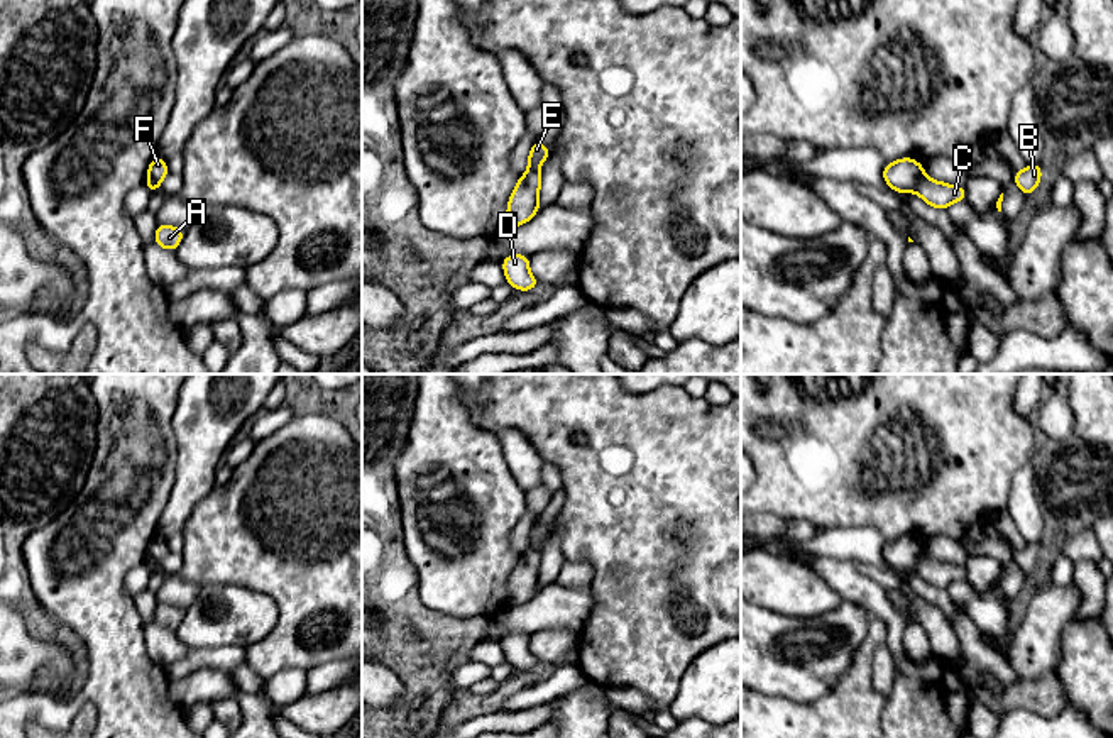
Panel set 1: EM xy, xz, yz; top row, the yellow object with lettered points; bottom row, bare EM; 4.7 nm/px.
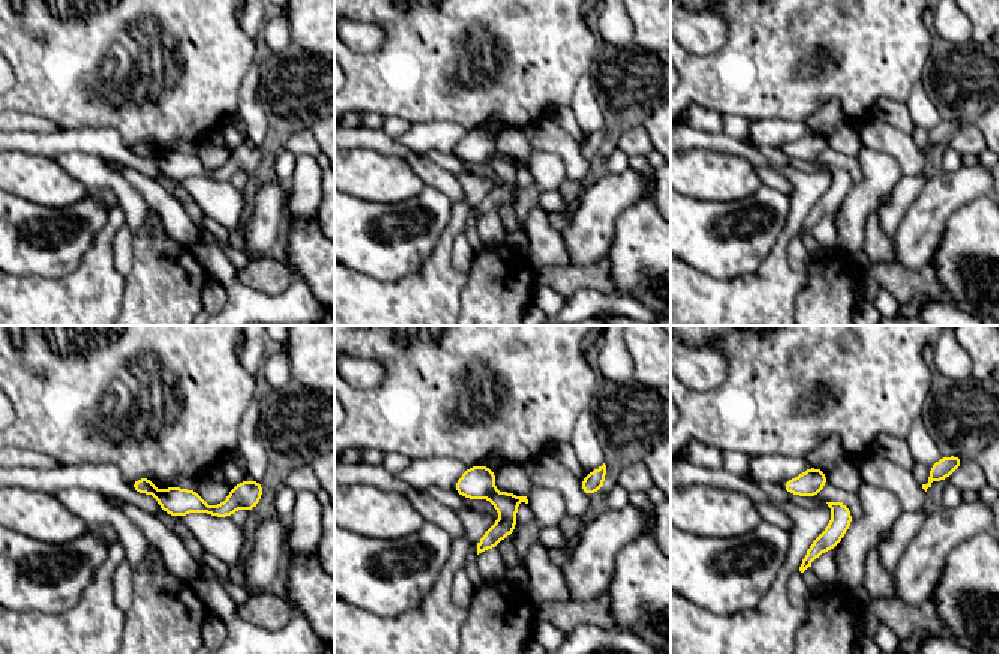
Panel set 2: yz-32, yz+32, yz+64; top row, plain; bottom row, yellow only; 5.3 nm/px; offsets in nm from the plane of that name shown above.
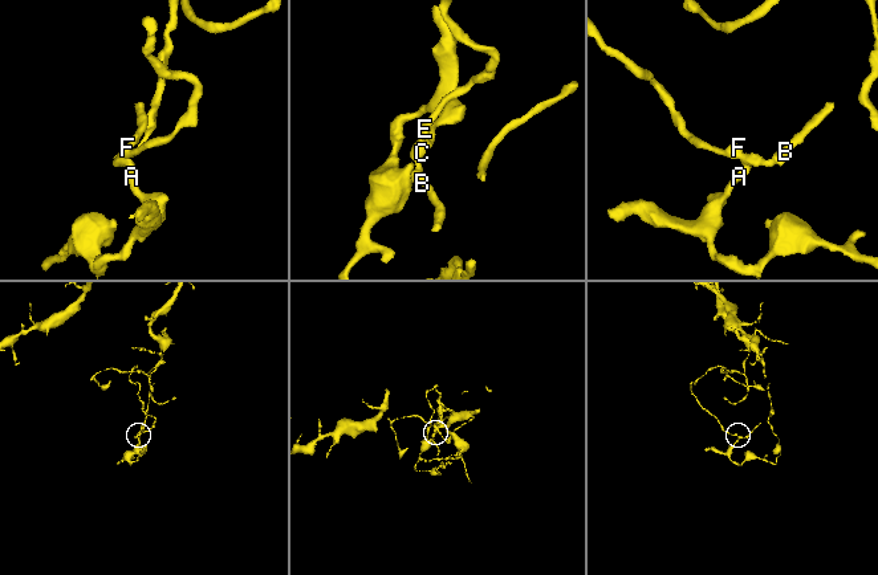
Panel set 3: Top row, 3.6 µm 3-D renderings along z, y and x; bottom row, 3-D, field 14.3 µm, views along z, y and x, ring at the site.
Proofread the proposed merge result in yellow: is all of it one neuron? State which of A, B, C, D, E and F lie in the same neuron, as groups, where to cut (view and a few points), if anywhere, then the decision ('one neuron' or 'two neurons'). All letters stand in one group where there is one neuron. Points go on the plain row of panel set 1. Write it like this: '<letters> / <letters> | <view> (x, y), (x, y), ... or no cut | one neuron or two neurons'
A B C D / E F | yz (924, 554), (914, 571) | two neurons

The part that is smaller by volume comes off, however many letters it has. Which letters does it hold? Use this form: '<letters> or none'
A, B, C, D

